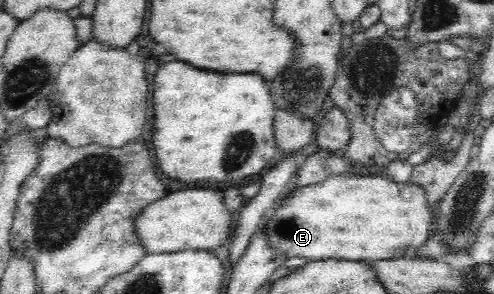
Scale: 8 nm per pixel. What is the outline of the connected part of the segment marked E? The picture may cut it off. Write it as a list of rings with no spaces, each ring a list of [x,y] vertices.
[[[363,173],[363,175],[356,176],[355,174],[342,174],[342,176],[332,176],[318,182],[318,184],[310,184],[302,187],[295,187],[294,189],[287,191],[282,194],[280,198],[275,200],[273,208],[270,212],[266,213],[261,220],[263,227],[263,236],[265,237],[266,245],[268,249],[272,249],[276,253],[276,257],[282,257],[284,259],[288,258],[304,258],[309,261],[324,261],[324,260],[346,260],[353,262],[363,262],[364,260],[390,260],[399,259],[404,256],[404,252],[408,252],[410,248],[418,248],[418,246],[424,246],[426,244],[427,238],[431,236],[430,227],[433,223],[434,211],[427,207],[424,193],[420,187],[406,182],[399,184],[394,182],[387,175],[369,175],[368,173]]]

